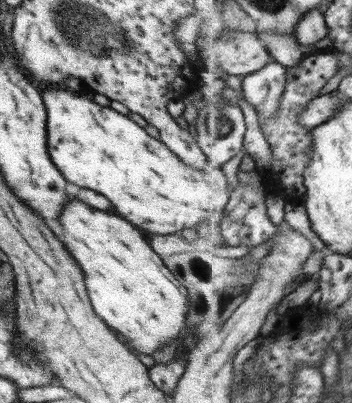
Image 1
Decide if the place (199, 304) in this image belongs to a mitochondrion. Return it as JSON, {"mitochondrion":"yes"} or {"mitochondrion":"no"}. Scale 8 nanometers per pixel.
{"mitochondrion":"yes"}

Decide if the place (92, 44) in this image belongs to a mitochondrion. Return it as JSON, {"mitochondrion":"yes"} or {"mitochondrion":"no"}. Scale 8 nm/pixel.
{"mitochondrion":"yes"}

